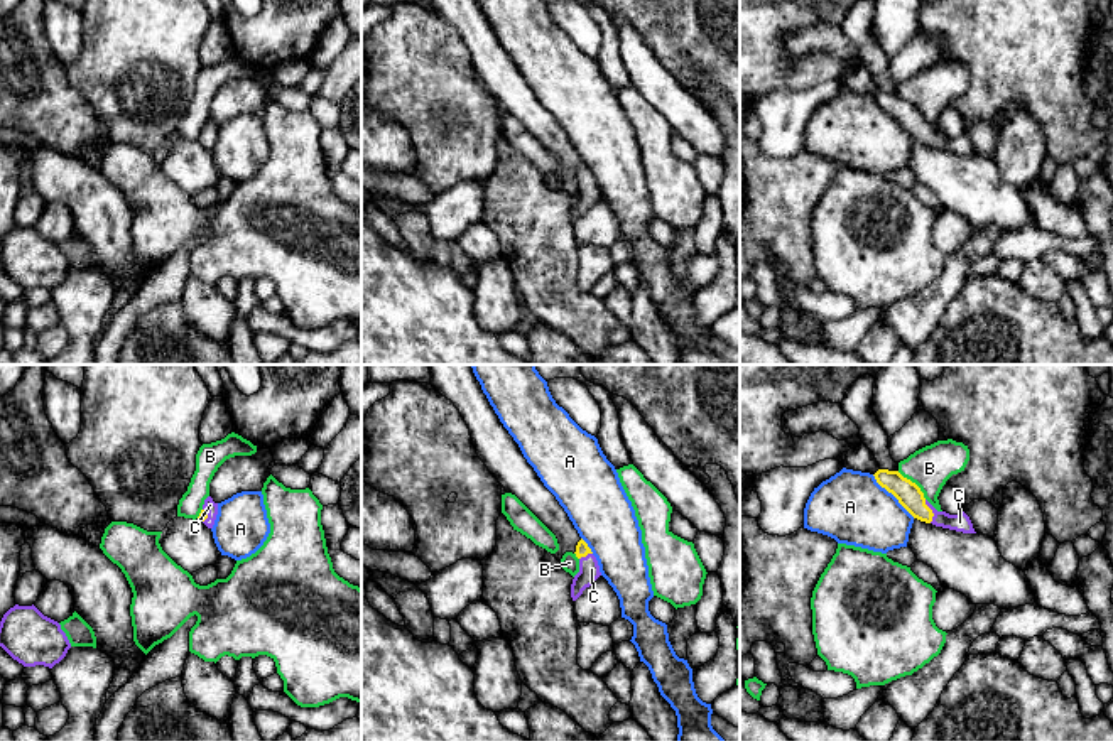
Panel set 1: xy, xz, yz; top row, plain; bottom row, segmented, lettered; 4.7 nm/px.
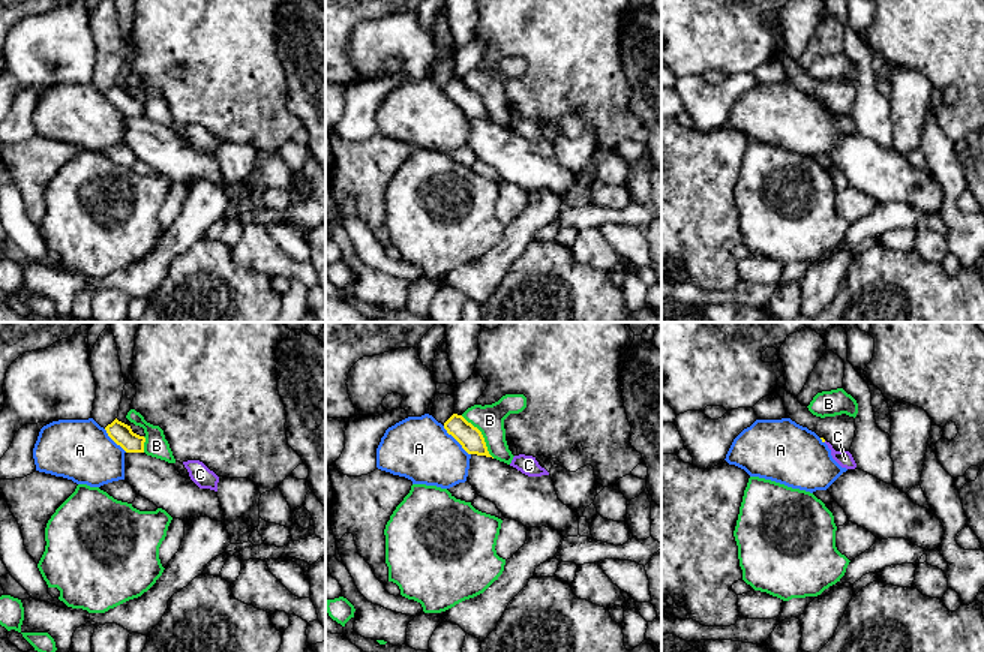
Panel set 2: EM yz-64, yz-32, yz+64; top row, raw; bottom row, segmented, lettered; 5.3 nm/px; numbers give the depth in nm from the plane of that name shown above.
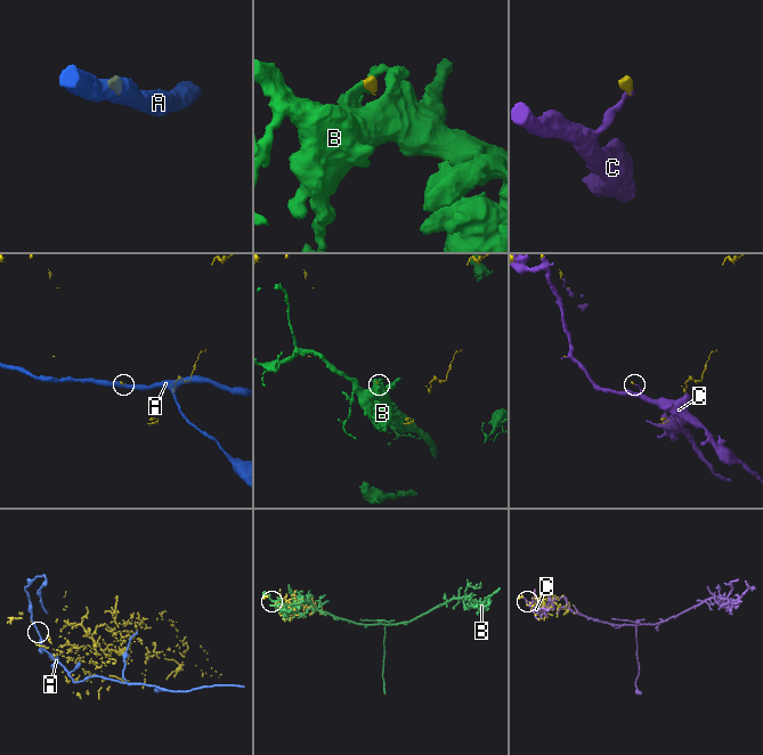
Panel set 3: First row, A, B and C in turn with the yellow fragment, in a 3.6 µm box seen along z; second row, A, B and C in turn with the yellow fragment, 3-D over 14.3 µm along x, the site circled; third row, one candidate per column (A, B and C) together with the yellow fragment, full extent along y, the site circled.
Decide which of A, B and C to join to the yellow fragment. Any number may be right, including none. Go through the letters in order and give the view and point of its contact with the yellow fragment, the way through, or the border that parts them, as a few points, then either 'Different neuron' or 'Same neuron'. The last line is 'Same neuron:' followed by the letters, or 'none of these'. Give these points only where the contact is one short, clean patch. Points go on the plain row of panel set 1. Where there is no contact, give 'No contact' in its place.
A: Touches yellow at yz (892, 115). Boundary: yz (872, 97), (914, 139). Different neuron
B: Touches yellow at yz (914, 105). Boundary: yz (897, 93), (909, 100), (926, 120). Different neuron
C: Touches yellow at yz (931, 134). Same neuron
Same neuron: C

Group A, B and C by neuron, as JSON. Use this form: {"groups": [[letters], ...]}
{"groups": [["A"], ["B"], ["C"]]}

